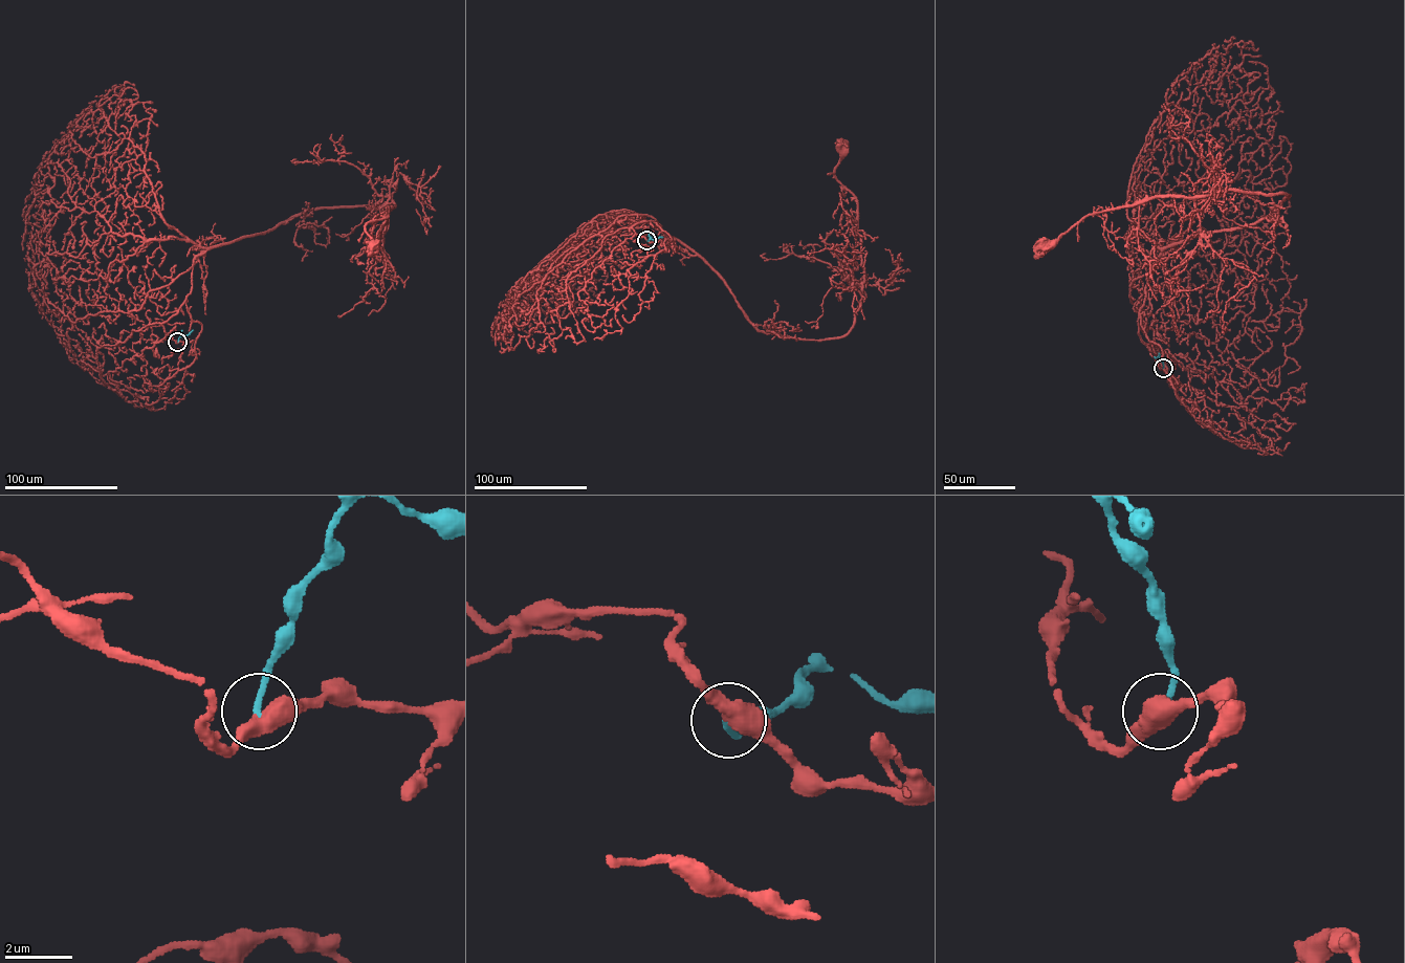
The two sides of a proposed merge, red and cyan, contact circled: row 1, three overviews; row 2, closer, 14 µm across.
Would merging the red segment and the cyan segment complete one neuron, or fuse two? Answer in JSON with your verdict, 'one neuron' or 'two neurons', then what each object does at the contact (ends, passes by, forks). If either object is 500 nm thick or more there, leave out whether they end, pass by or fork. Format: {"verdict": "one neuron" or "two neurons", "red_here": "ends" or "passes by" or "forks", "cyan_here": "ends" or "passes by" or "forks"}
{"verdict": "one neuron"}

